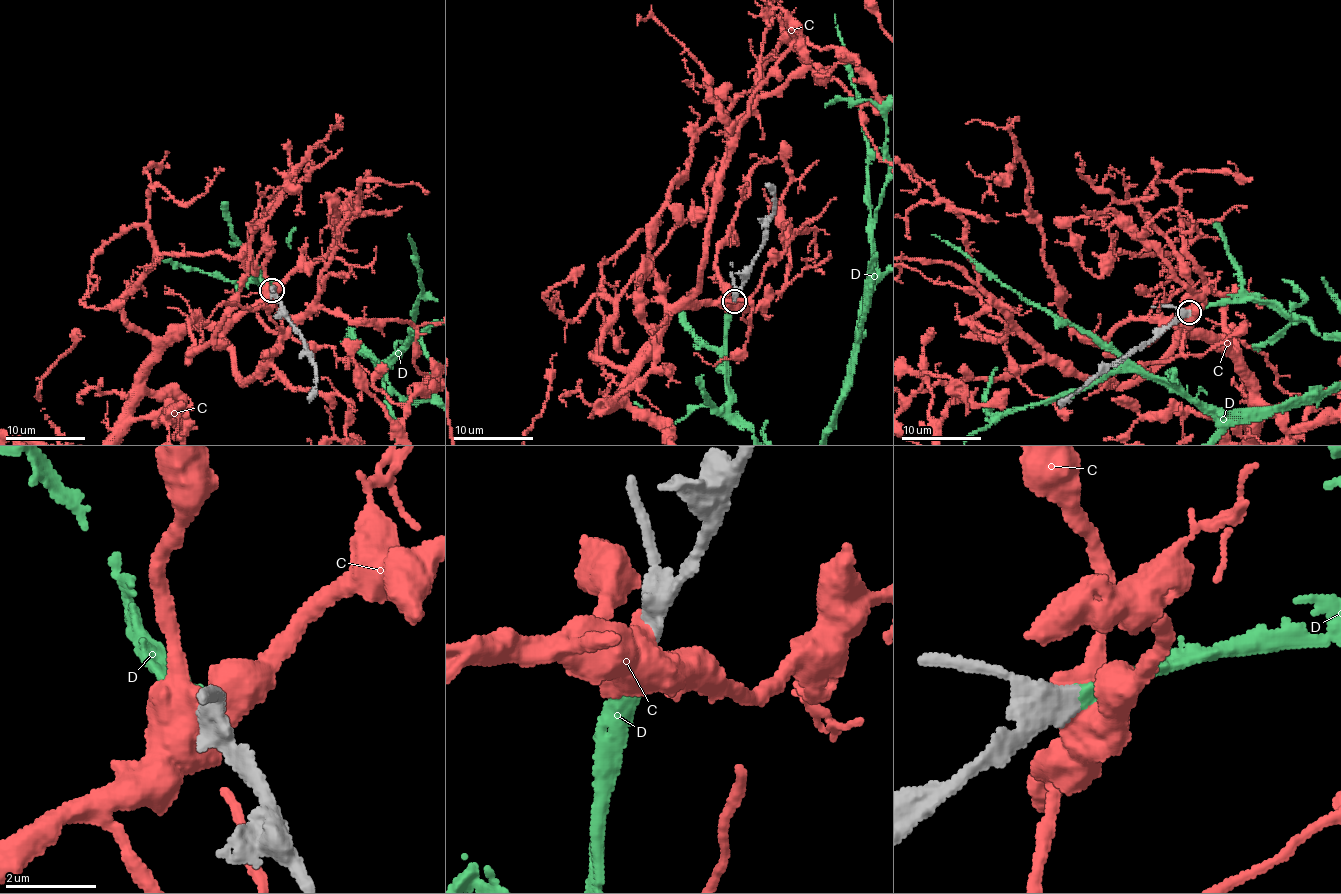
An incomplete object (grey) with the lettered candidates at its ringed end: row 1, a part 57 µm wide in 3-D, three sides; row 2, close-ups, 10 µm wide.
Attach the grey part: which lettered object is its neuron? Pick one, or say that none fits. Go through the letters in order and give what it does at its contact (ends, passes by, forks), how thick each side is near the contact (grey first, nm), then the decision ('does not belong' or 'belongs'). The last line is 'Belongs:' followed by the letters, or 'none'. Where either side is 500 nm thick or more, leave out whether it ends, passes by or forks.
C: calibres 600 and 750 nm; does not belong
D: calibres 550 and 320 nm; belongs
Belongs: D

